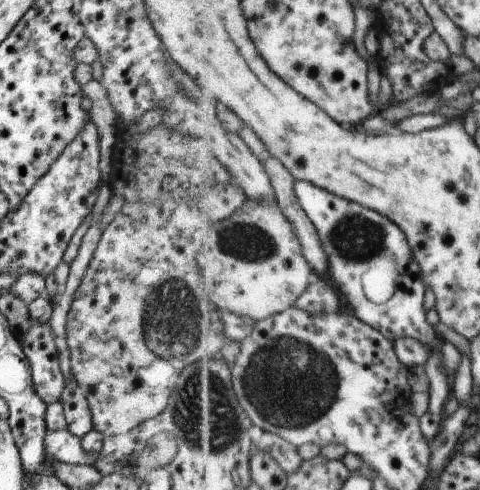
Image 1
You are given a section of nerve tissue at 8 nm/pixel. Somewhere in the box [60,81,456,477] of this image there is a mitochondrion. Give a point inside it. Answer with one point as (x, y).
(283, 391)

